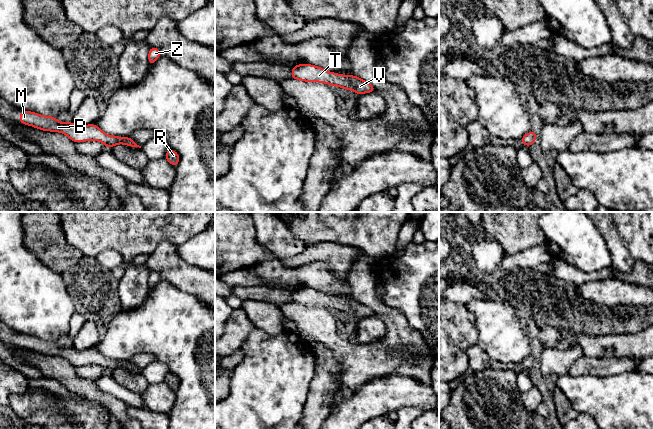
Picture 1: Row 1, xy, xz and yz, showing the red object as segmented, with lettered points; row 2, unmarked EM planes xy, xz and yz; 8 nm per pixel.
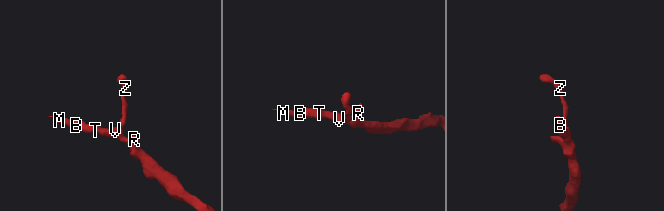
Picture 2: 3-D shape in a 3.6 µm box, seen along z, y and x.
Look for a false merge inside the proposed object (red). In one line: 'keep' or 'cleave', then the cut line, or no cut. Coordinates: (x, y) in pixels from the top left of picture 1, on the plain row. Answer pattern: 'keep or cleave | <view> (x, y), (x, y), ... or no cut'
keep | no cut

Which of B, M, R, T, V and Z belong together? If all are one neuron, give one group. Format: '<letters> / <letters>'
B M R T V Z

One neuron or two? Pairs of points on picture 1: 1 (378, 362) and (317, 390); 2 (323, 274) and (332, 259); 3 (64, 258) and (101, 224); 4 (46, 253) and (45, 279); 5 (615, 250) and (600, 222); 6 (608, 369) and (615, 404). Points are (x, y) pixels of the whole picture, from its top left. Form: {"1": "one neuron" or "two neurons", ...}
{"1": "two neurons", "2": "two neurons", "3": "two neurons", "4": "two neurons", "5": "one neuron", "6": "two neurons"}

